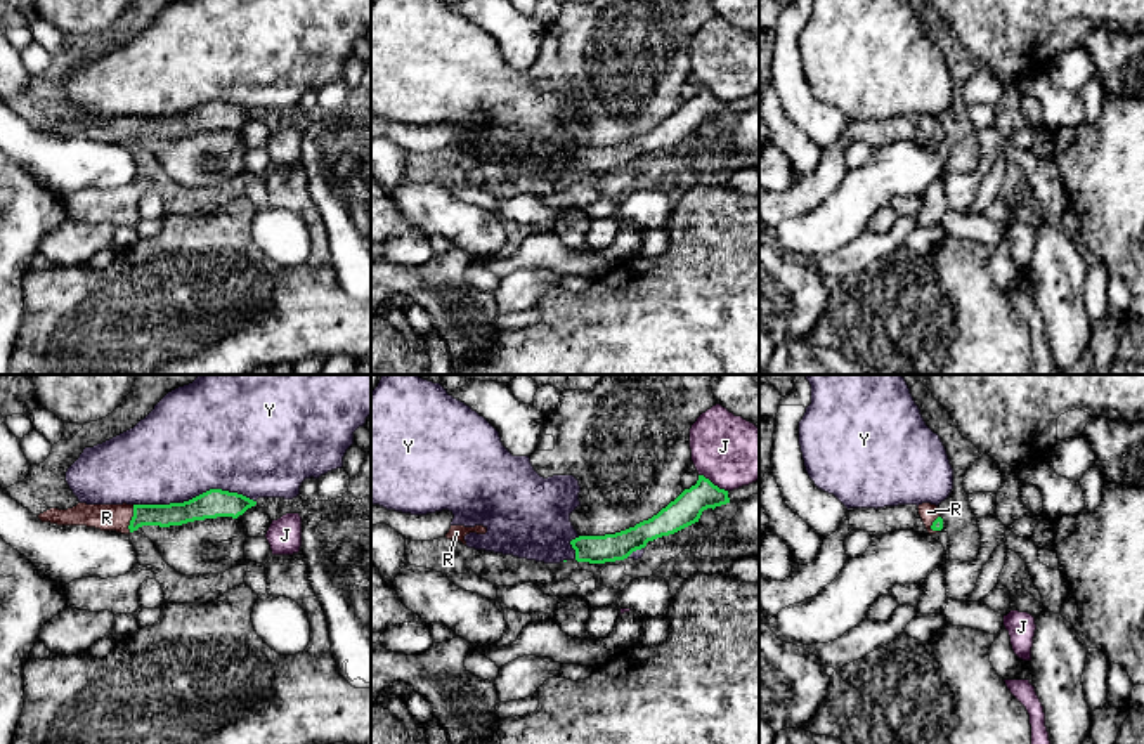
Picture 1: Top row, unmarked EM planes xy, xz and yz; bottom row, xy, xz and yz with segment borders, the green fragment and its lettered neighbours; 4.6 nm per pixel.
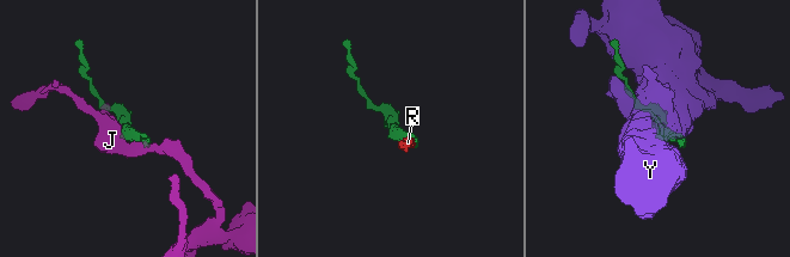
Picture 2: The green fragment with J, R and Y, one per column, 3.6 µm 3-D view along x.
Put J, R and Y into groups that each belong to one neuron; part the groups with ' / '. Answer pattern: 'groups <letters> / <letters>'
groups J / R / Y

